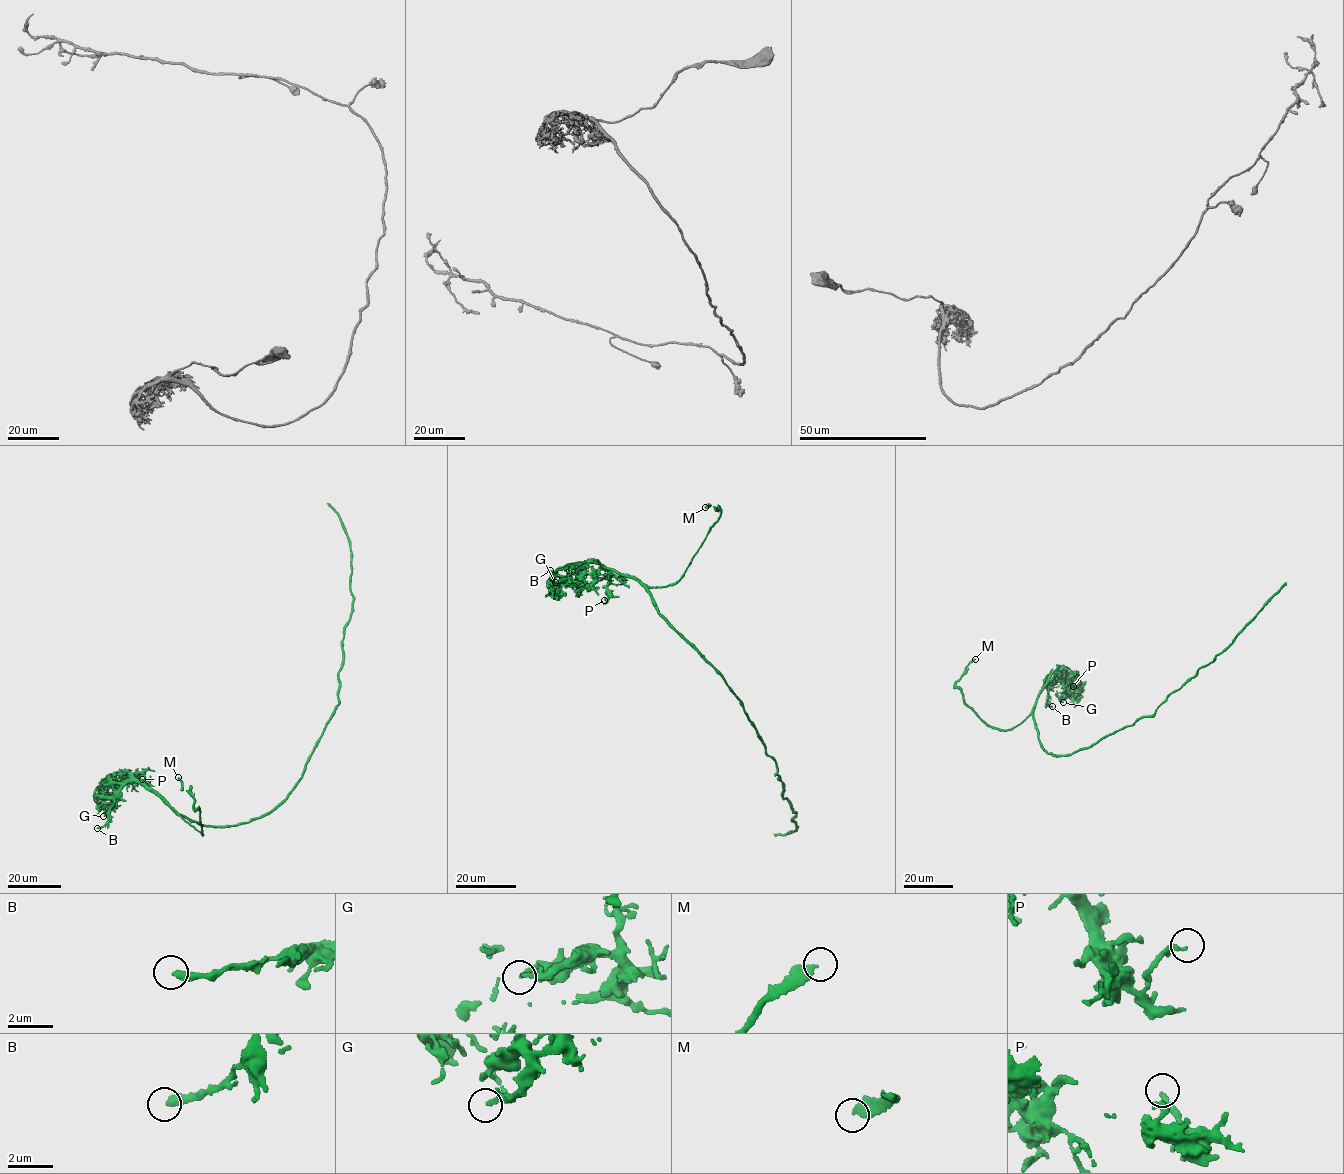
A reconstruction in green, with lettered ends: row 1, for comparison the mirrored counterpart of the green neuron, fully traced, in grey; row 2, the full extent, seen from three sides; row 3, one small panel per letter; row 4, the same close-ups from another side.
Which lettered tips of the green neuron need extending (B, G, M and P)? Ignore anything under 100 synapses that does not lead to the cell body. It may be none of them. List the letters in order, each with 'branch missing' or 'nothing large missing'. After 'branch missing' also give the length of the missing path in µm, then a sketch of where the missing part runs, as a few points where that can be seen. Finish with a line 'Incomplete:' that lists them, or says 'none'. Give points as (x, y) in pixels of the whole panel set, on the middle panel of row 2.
B: nothing large missing
G: nothing large missing
M: nothing large missing
P: nothing large missing
Incomplete: none

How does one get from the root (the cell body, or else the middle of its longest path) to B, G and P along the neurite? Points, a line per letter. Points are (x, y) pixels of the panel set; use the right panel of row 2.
B: (1089, 746), (1065, 755), (1047, 752), (1039, 739), (1033, 714), (1050, 674), (1046, 678), (1047, 703), (1052, 706)
G: (1089, 746), (1056, 755), (1042, 745), (1033, 714), (1053, 671), (1065, 685), (1059, 698), (1063, 702)
P: (1089, 746), (1055, 755), (1048, 753), (1039, 739), (1033, 714), (1045, 684), (1055, 673), (1067, 691), (1073, 686)

